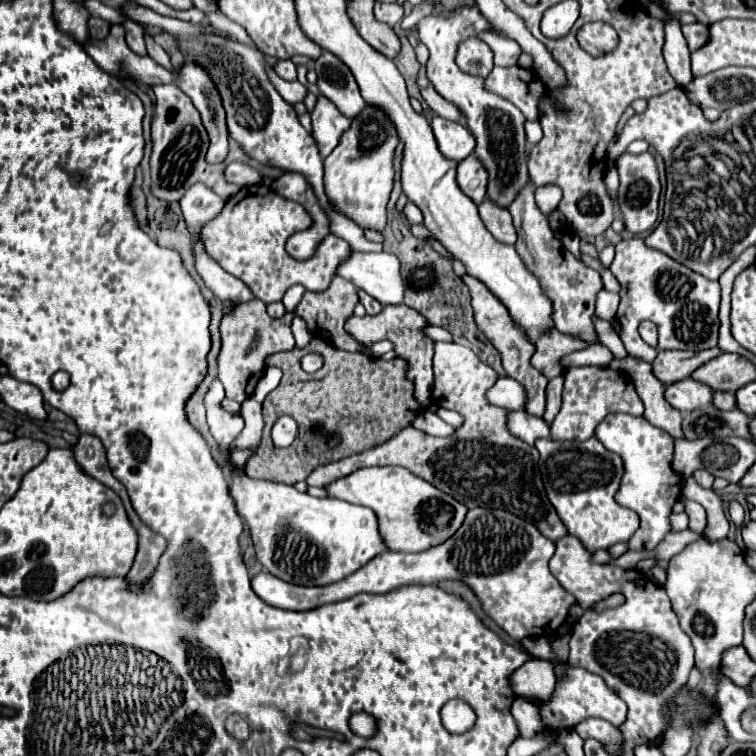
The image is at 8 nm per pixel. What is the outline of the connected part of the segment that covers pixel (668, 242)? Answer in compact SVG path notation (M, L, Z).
M661 223L661 225L659 225L659 227L645 239L645 243L647 243L647 247L657 249L657 251L663 251L665 255L669 255L671 259L675 259L675 261L681 263L681 253L675 251L675 247L673 247L673 239L669 237L667 227L665 227L663 223Z

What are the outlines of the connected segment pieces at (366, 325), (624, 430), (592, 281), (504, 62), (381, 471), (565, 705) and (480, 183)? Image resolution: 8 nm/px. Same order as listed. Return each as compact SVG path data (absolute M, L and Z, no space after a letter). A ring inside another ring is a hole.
M387 305L383 307L383 311L375 317L349 317L345 323L345 331L359 341L361 345L373 345L377 341L389 339L395 343L395 353L397 357L405 359L409 363L409 373L407 377L413 381L415 385L415 397L417 401L427 407L431 403L431 385L433 385L433 375L431 375L431 357L433 357L433 341L423 333L423 329L427 327L427 319L417 313L415 309L407 307L407 305Z
M627 413L607 415L607 419L603 419L595 429L595 437L609 451L619 453L623 457L625 475L621 479L621 487L615 499L619 505L637 511L641 517L641 527L629 539L629 549L653 551L671 531L669 517L673 505L681 499L681 489L683 489L683 477L671 467L675 439L667 431L651 425L645 417L635 417Z
M529 183L527 187L523 187L523 191L519 191L519 195L513 199L513 203L509 207L509 213L513 217L513 225L517 229L515 249L517 249L519 257L523 259L523 263L527 265L527 269L539 279L543 293L551 299L555 327L561 333L585 339L587 343L597 343L599 339L593 329L591 315L595 313L595 295L597 295L597 291L603 289L601 277L597 271L593 271L591 267L577 261L559 243L559 239L555 239L555 235L549 227L549 221L541 215L541 211L535 205L533 193L535 193L535 185Z
M491 31L481 33L479 37L485 43L489 43L489 47L493 49L493 53L495 53L495 65L501 65L501 67L513 67L513 65L517 65L519 55L521 55L521 47L513 39L505 37L505 35L491 33Z
M367 467L337 479L327 487L331 497L353 505L365 505L379 517L379 531L391 551L421 553L447 541L463 523L467 507L405 467Z
M567 667L563 671L563 677L557 679L555 683L553 695L547 701L539 701L537 707L543 721L543 729L547 733L555 733L561 729L571 731L575 725L579 725L583 719L589 719L589 717L601 717L619 727L627 717L627 705L607 687L607 683L599 675L593 675L585 669L575 669L575 667Z
M471 153L467 159L463 159L457 167L457 183L461 191L473 199L475 205L479 205L485 199L487 193L487 169L479 163L479 159Z

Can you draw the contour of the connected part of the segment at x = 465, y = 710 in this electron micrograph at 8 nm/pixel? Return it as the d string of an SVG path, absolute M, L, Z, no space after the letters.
M451 700L440 711L443 725L453 733L465 733L475 723L475 712L465 701Z

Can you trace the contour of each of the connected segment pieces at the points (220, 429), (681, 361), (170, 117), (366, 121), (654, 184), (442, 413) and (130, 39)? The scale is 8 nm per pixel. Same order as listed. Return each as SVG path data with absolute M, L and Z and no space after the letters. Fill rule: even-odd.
M213 381L207 397L205 397L205 407L207 407L207 425L211 429L211 435L223 449L231 449L231 443L243 429L243 417L231 415L223 411L221 401L225 399L225 391L221 381Z
M719 347L697 351L697 353L695 351L659 351L657 359L653 361L653 373L661 383L671 385L685 377L691 377L695 369L715 359L719 353L721 353Z
M173 83L153 87L157 103L155 103L155 119L151 123L153 135L153 155L151 155L151 189L155 197L165 201L179 201L183 193L197 181L211 187L221 199L229 199L239 187L225 181L225 165L209 165L205 161L205 153L209 147L207 131L201 123L199 111L193 107L191 99Z
M365 105L341 135L339 147L325 159L325 193L327 197L363 229L383 231L387 221L387 201L393 189L393 155L399 143L395 125L383 109Z
M623 153L617 161L617 171L619 171L619 191L617 191L617 203L625 219L625 229L631 235L641 235L649 231L655 221L657 221L657 201L659 201L659 173L657 165L651 153L641 153L641 155L631 155Z
M439 409L439 411L437 411L437 415L455 428L460 427L463 423L463 418L457 412L452 410Z
M125 21L125 31L127 31L127 45L131 47L131 51L135 51L137 55L147 55L147 49L145 49L145 29L133 21Z

